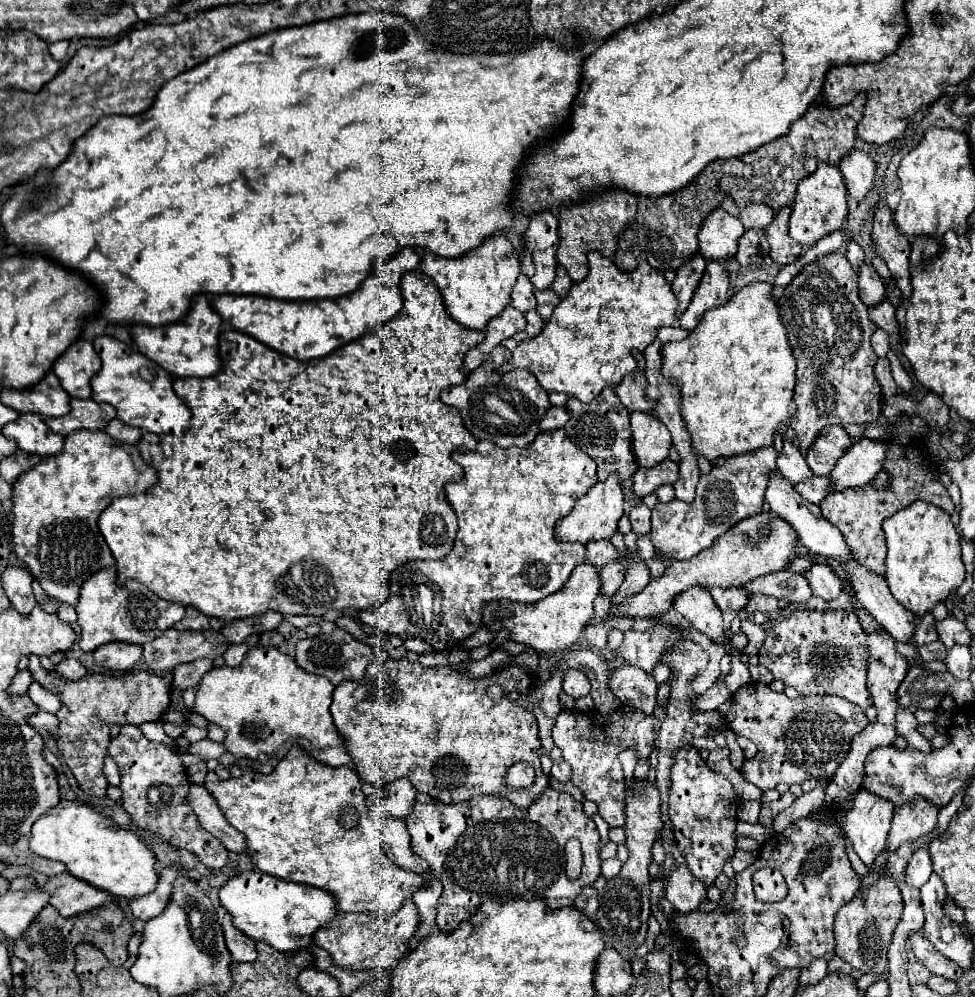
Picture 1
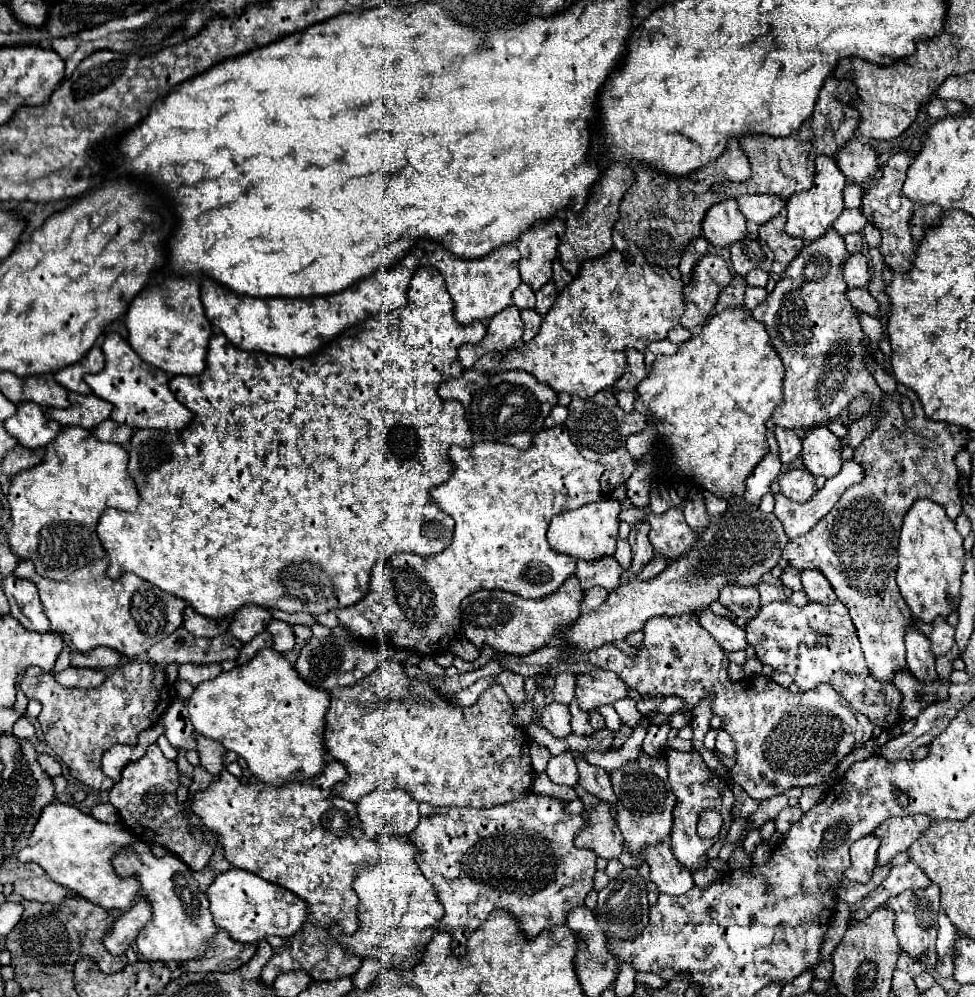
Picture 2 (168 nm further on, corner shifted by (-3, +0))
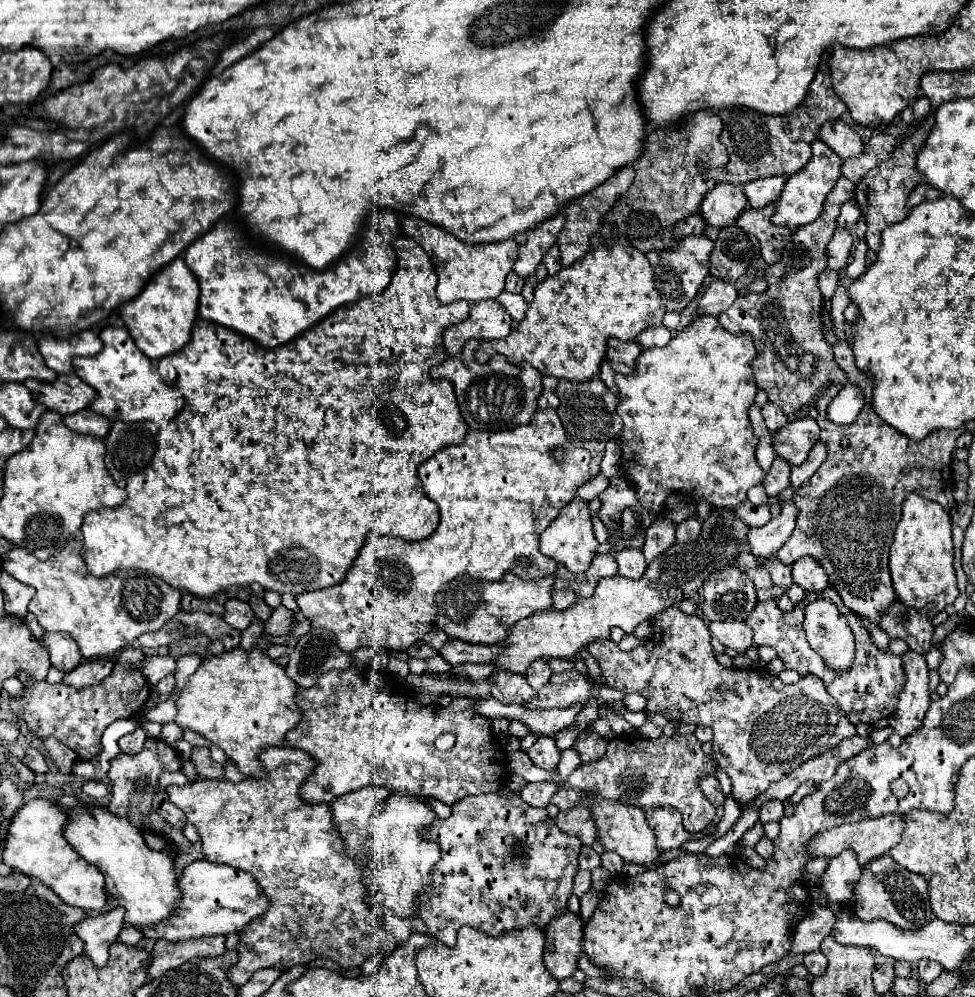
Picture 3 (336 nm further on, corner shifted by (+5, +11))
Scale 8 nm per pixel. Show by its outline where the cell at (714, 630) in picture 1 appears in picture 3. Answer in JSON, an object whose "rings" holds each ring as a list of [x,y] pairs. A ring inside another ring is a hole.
{"rings":[[[714,621],[708,623],[712,637],[716,637],[724,647],[734,651],[746,651],[752,645],[752,629],[742,621]]]}

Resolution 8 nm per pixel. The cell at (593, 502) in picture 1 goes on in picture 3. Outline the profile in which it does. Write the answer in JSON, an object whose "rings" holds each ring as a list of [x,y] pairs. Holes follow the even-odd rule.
{"rings":[[[582,499],[570,501],[560,511],[560,515],[548,525],[548,529],[540,535],[540,553],[564,565],[570,573],[584,573],[594,557],[596,547],[598,543],[594,539],[594,531],[590,523],[590,509],[588,509],[588,503]]]}

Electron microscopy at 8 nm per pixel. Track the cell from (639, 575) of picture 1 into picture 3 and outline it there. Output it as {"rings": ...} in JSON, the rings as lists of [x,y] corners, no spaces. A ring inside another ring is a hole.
{"rings":[[[658,515],[652,521],[652,525],[646,531],[646,543],[642,549],[648,563],[674,545],[674,529],[676,529],[676,525],[666,515]]]}

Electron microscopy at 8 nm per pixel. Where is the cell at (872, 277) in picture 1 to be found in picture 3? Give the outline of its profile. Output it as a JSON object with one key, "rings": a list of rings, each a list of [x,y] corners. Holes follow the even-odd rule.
{"rings":[[[836,227],[832,241],[828,243],[826,249],[826,257],[828,257],[828,267],[838,271],[848,263],[850,257],[850,249],[852,249],[852,235],[848,229],[840,229]]]}

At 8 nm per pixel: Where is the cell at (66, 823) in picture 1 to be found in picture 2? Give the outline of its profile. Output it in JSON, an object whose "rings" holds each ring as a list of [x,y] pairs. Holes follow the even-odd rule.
{"rings":[[[54,800],[40,814],[28,846],[22,848],[18,856],[22,862],[40,864],[54,882],[66,886],[70,892],[90,900],[92,904],[98,904],[106,910],[126,910],[138,900],[140,880],[136,876],[120,876],[114,870],[112,858],[134,840],[136,836],[132,836],[124,824],[100,822],[72,804]]]}

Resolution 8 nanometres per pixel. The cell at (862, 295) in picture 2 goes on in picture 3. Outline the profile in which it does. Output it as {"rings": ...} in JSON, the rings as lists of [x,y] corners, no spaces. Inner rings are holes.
{"rings":[[[824,269],[818,277],[818,285],[820,285],[820,293],[824,299],[832,299],[834,289],[838,285],[838,273],[832,269]]]}

